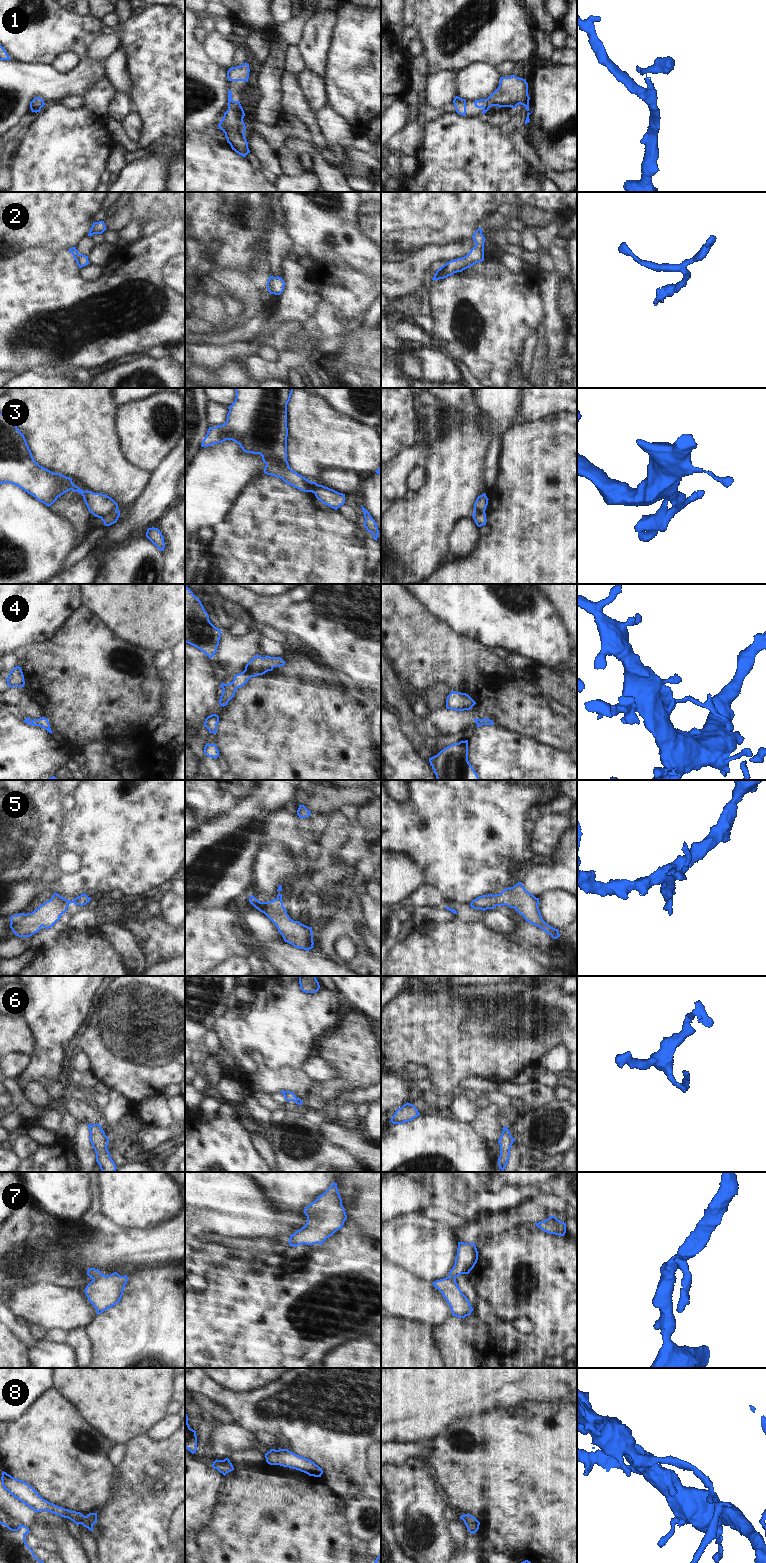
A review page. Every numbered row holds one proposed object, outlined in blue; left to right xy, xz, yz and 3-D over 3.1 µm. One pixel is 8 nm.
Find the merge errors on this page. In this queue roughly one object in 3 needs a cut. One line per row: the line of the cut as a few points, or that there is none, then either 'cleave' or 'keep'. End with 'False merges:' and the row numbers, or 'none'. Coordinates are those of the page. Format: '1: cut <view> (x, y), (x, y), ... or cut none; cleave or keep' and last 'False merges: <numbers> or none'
1: cut none; keep
2: cut none; keep
3: cut xy (116, 510), (101, 518); cleave
4: cut none; keep
5: cut none; keep
6: cut none; keep
7: cut xy (101, 1274), (93, 1279); cleave
8: cut none; keep
False merges: 3, 7

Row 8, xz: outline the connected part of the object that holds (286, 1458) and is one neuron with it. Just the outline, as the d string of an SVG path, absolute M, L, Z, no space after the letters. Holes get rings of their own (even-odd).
M270 1449L265 1454L266 1462L270 1465L280 1465L299 1470L309 1476L321 1477L323 1474L322 1468L316 1465L311 1460L301 1457L288 1449Z

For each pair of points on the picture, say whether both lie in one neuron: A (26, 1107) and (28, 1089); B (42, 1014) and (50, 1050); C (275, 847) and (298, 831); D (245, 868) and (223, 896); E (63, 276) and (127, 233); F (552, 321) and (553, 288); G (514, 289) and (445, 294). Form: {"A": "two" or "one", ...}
{"A": "two", "B": "one", "C": "two", "D": "one", "E": "two", "F": "one", "G": "one"}

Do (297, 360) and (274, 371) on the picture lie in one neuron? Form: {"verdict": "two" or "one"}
{"verdict": "one"}

